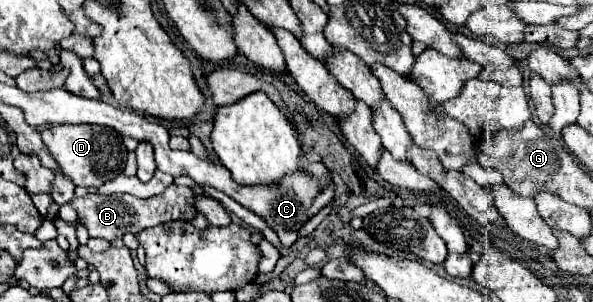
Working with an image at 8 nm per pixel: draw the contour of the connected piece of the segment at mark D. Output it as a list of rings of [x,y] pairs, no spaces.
[[[58,124],[42,132],[42,140],[48,146],[52,158],[58,162],[62,172],[74,180],[76,186],[98,188],[106,180],[118,176],[126,166],[126,146],[122,136],[108,126],[94,124]]]

